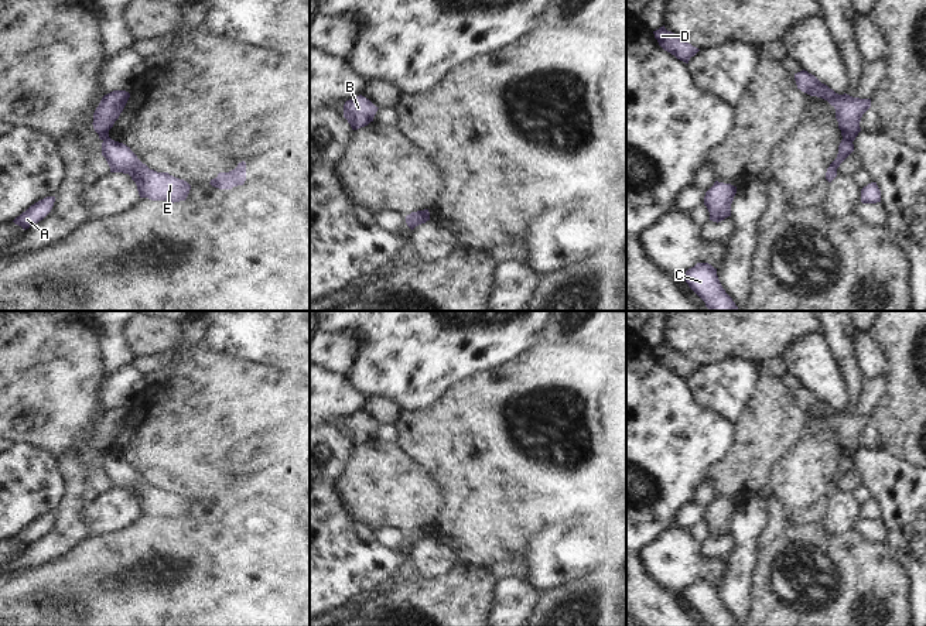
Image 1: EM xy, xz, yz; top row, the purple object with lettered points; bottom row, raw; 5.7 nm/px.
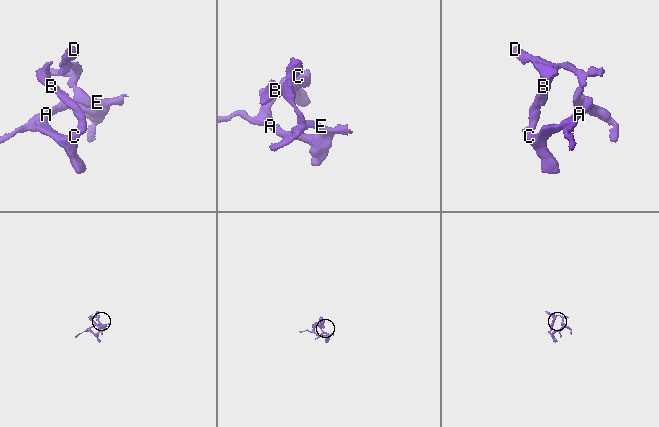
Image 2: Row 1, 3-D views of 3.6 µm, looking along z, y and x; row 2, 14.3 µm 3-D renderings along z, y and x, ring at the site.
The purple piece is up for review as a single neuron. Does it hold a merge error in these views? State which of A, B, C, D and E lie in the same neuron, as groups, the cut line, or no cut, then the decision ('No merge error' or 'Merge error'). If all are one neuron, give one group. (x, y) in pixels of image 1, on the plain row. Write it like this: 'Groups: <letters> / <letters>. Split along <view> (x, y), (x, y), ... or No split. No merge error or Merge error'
Groups: A B C E / D. Split along yz (843, 454), (851, 458). Merge error

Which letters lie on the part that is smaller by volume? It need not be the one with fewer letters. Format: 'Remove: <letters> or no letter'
Remove: D

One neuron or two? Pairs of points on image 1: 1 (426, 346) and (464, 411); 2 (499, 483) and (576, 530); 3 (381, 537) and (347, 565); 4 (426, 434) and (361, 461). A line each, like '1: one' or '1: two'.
1: two
2: two
3: two
4: two

